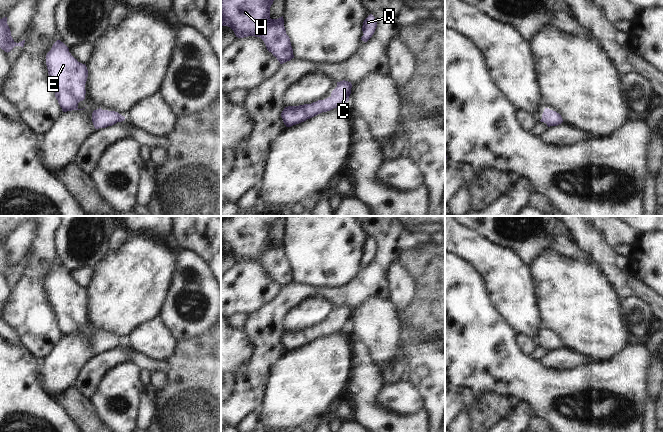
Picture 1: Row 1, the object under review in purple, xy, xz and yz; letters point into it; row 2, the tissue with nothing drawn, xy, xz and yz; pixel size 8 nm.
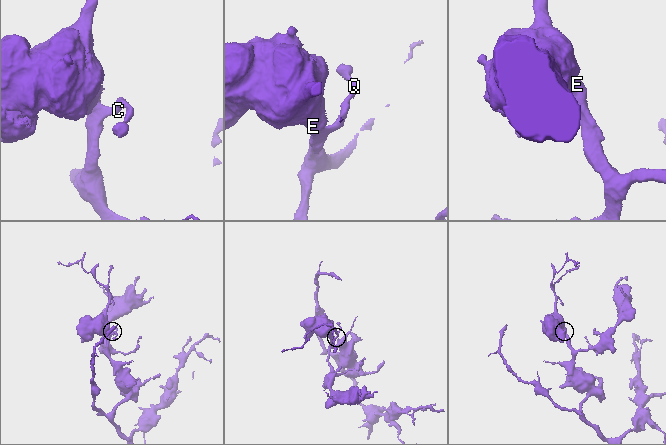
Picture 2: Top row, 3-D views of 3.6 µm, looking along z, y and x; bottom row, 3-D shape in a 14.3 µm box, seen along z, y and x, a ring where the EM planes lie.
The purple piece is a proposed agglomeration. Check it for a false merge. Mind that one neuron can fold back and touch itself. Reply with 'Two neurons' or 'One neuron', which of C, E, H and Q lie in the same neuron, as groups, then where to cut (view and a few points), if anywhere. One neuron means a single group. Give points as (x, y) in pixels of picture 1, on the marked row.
One neuron. Groups: C E H Q. No split

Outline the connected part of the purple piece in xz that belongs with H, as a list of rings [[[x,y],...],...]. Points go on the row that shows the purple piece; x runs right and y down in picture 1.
[[[221,0],[221,27],[230,27],[236,37],[260,37],[269,52],[283,64],[294,58],[283,16],[270,18],[274,0]]]

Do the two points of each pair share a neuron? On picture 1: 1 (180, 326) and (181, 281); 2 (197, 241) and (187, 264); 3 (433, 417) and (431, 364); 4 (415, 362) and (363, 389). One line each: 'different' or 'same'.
1: same
2: different
3: same
4: different

